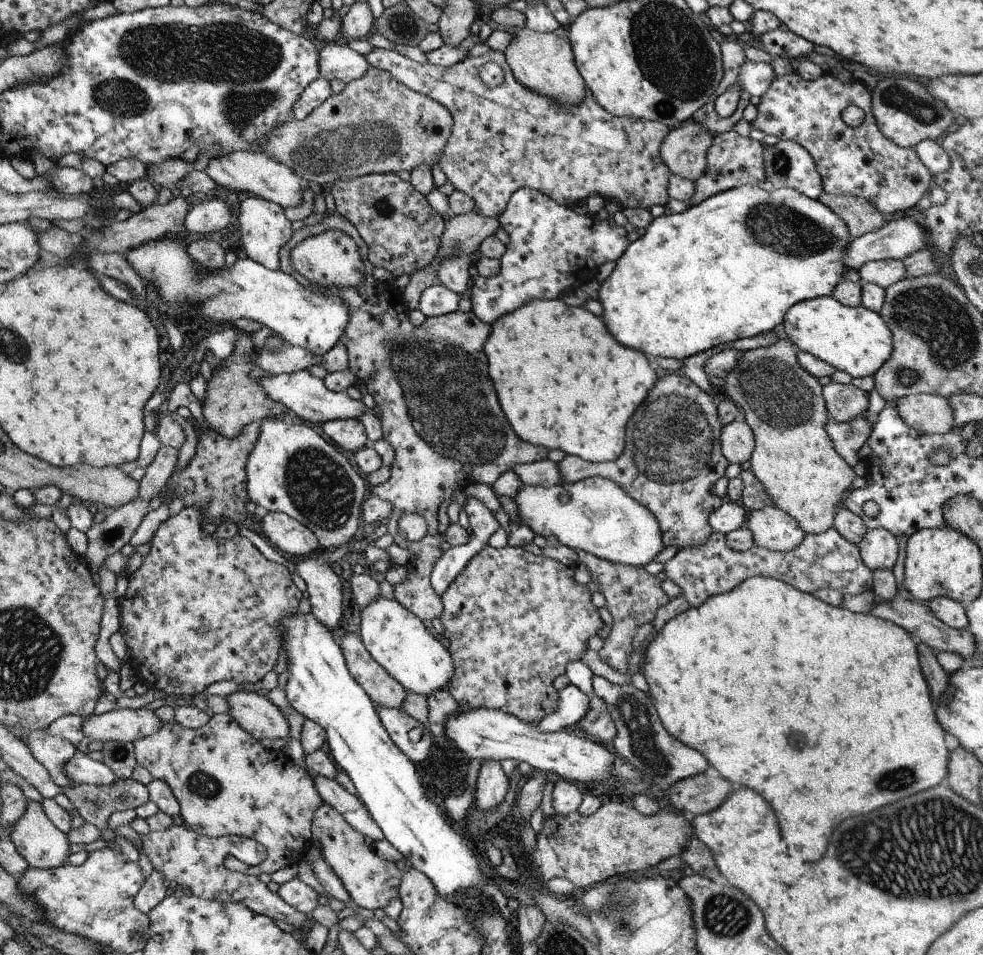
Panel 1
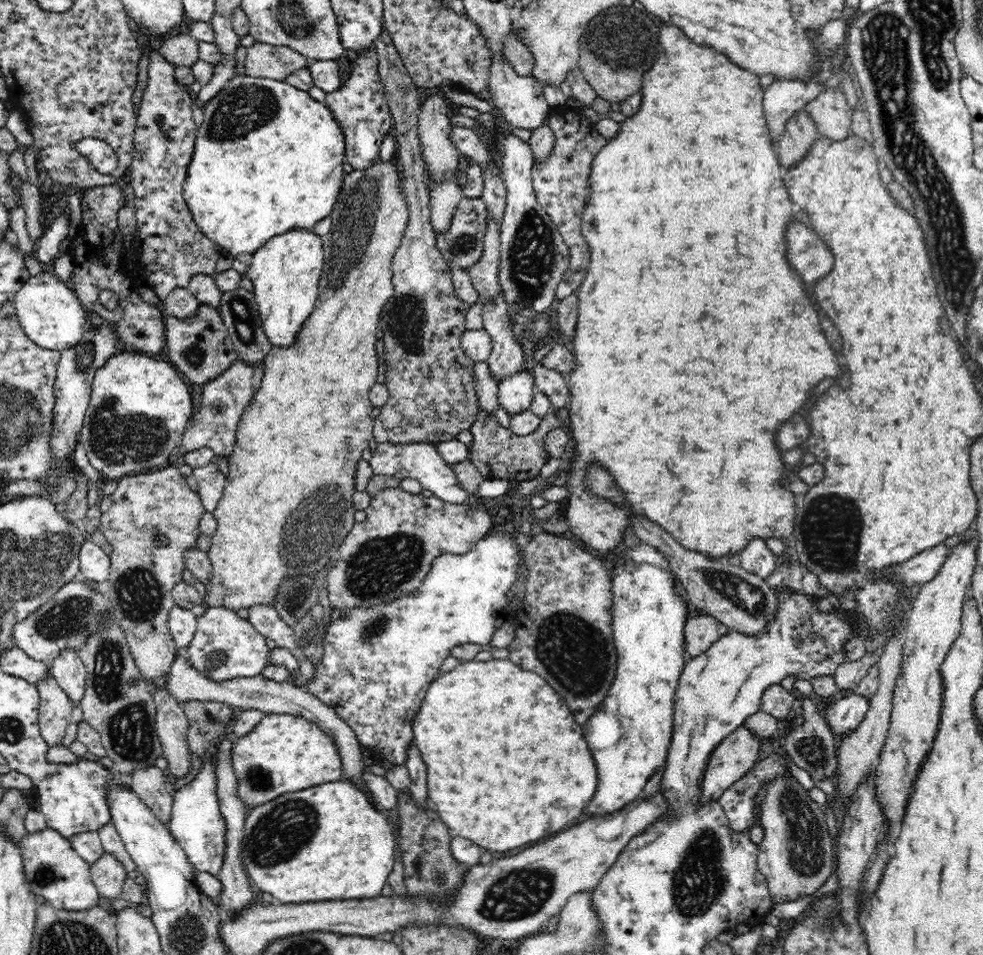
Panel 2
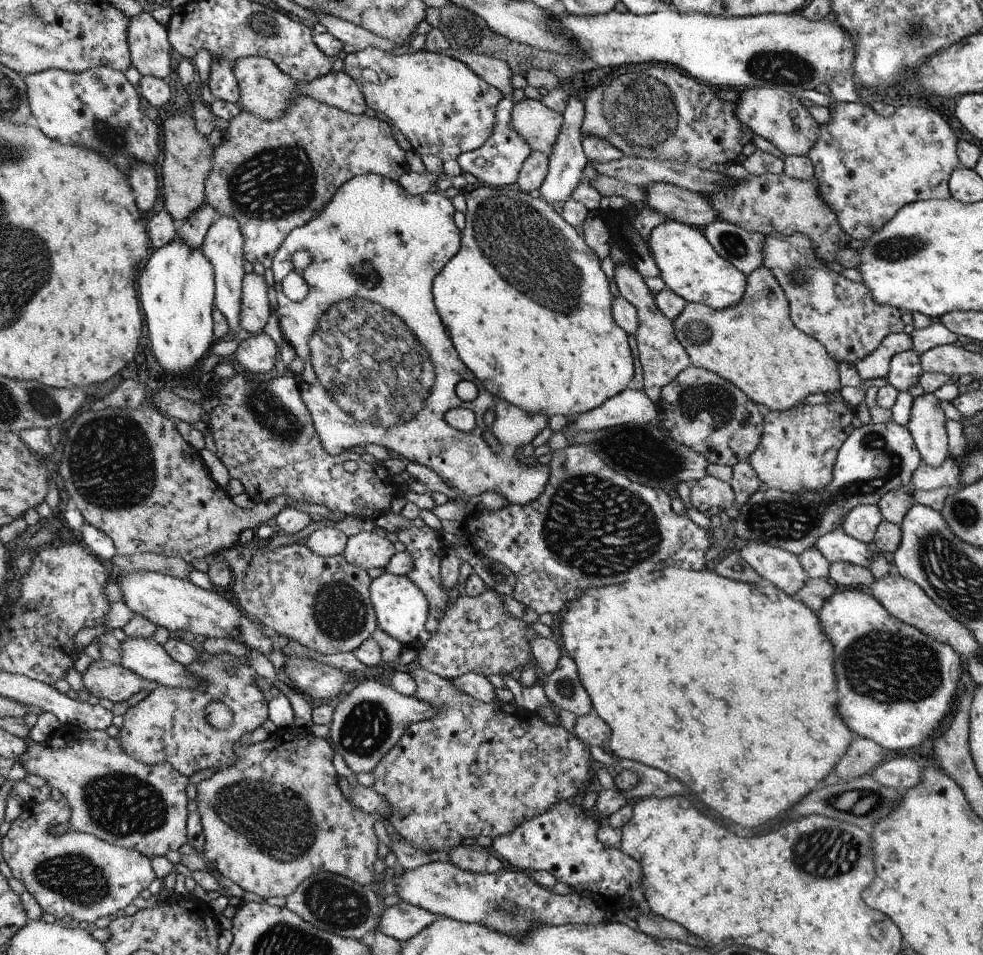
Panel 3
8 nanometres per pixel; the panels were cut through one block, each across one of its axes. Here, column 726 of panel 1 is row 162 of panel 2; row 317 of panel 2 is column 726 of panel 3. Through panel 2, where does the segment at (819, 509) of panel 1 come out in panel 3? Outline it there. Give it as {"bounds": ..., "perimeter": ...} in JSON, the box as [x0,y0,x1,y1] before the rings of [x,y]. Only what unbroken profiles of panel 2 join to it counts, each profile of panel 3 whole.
{"bounds":[673,267,842,412],"perimeter":[[[760,267],[746,275],[746,290],[744,290],[744,296],[742,300],[736,304],[736,306],[730,306],[730,308],[724,308],[724,310],[714,310],[710,306],[706,306],[700,303],[687,303],[684,310],[673,320],[674,334],[678,338],[678,342],[684,347],[684,350],[688,353],[690,362],[695,367],[709,368],[712,372],[715,372],[718,376],[725,378],[730,381],[734,386],[737,386],[746,397],[750,398],[752,402],[756,404],[762,404],[766,406],[769,411],[784,412],[784,410],[792,410],[796,404],[802,403],[804,397],[810,396],[810,394],[832,394],[833,392],[840,391],[842,386],[839,377],[838,363],[834,362],[830,356],[828,356],[828,351],[818,340],[808,336],[808,334],[798,330],[790,318],[790,306],[789,302],[782,290],[778,280],[774,278],[774,275],[766,267]]]}

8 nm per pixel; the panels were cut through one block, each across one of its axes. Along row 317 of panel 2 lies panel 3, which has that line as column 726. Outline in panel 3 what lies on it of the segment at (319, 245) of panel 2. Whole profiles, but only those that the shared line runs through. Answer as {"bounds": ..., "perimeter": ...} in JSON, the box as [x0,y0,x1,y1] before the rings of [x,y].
{"bounds":[648,219,746,310],"perimeter":[[[667,219],[653,228],[648,238],[648,250],[666,288],[673,290],[687,303],[700,303],[714,310],[724,310],[742,300],[746,290],[746,275],[714,250],[702,229]]]}

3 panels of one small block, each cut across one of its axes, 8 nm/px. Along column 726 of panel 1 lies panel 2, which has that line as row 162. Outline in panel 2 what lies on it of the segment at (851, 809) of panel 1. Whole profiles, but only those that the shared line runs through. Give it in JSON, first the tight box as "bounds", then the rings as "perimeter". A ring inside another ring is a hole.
{"bounds":[560,24,842,560],"perimeter":[[[662,24],[662,26],[660,26],[660,40],[658,40],[658,56],[656,56],[652,68],[644,74],[641,95],[642,106],[640,106],[638,114],[626,117],[623,122],[619,123],[620,130],[618,130],[618,134],[609,138],[608,142],[594,157],[589,176],[590,196],[582,213],[581,232],[590,248],[591,256],[587,274],[576,291],[580,304],[578,308],[576,332],[574,332],[574,338],[572,338],[572,345],[570,346],[574,354],[575,368],[567,378],[570,389],[570,408],[566,428],[570,435],[573,435],[576,452],[568,463],[568,471],[565,472],[567,477],[566,489],[569,494],[563,502],[560,502],[560,508],[564,507],[562,509],[564,509],[565,516],[567,516],[567,526],[569,526],[570,532],[575,536],[573,538],[576,538],[576,540],[586,545],[586,548],[594,548],[594,550],[598,550],[605,554],[607,552],[616,553],[616,548],[620,548],[620,544],[622,544],[622,530],[630,528],[628,510],[634,512],[634,514],[644,514],[644,516],[648,516],[652,522],[660,524],[664,530],[668,530],[668,532],[676,538],[676,541],[678,541],[678,544],[682,545],[682,547],[704,553],[704,555],[708,555],[708,557],[714,559],[723,560],[724,558],[730,558],[730,556],[732,556],[734,560],[739,552],[748,544],[749,540],[757,538],[766,540],[770,537],[780,537],[784,539],[784,545],[790,546],[793,539],[798,497],[781,485],[781,480],[786,477],[788,468],[782,463],[782,450],[777,447],[776,430],[778,430],[778,427],[782,423],[785,423],[788,418],[792,418],[794,414],[800,413],[796,412],[796,410],[800,410],[798,406],[802,406],[802,404],[808,400],[810,390],[812,390],[822,378],[826,378],[826,376],[840,376],[840,374],[842,374],[842,368],[840,368],[840,364],[838,364],[838,360],[836,360],[836,356],[834,356],[834,352],[832,352],[832,348],[830,348],[830,344],[828,344],[828,340],[826,340],[826,336],[824,336],[824,332],[822,332],[822,328],[820,328],[818,310],[816,310],[812,298],[806,294],[806,286],[804,286],[802,278],[800,278],[792,268],[788,268],[790,262],[788,262],[788,258],[786,258],[786,250],[788,250],[788,248],[786,248],[786,228],[788,228],[788,224],[790,224],[792,220],[797,220],[797,206],[788,196],[788,189],[786,189],[784,178],[782,178],[786,168],[778,162],[778,155],[774,152],[774,146],[772,146],[770,130],[768,130],[764,108],[762,108],[764,88],[760,86],[760,76],[758,76],[758,74],[744,74],[742,68],[738,68],[736,64],[732,64],[730,58],[726,58],[724,54],[718,54],[718,50],[706,48],[706,46],[698,46],[698,44],[690,42],[678,26]],[[732,266],[764,266],[764,268],[732,268]],[[596,462],[602,464],[606,470],[610,470],[610,474],[614,476],[614,480],[618,482],[618,486],[622,488],[622,492],[626,494],[627,504],[632,504],[632,508],[628,508],[628,506],[622,508],[622,506],[616,505],[616,503],[610,503],[610,500],[598,498],[595,494],[589,492],[589,488],[583,483],[585,470],[590,463]]]}

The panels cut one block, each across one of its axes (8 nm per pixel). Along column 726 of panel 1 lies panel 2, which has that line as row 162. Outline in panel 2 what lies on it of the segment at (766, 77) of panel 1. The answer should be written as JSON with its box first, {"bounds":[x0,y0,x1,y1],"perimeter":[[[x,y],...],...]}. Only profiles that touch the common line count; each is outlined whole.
{"bounds":[73,138,117,174],"perimeter":[[[83,138],[73,142],[73,149],[85,156],[92,166],[102,174],[110,174],[117,167],[117,156],[114,149],[103,140]]]}

